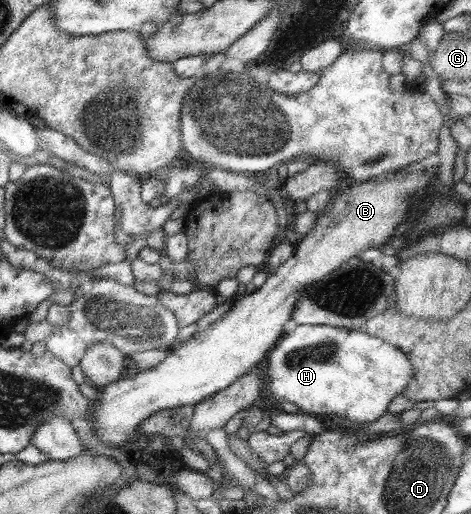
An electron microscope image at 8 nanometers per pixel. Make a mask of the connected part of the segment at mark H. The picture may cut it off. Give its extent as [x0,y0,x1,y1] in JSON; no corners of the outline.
[264,324,413,427]

